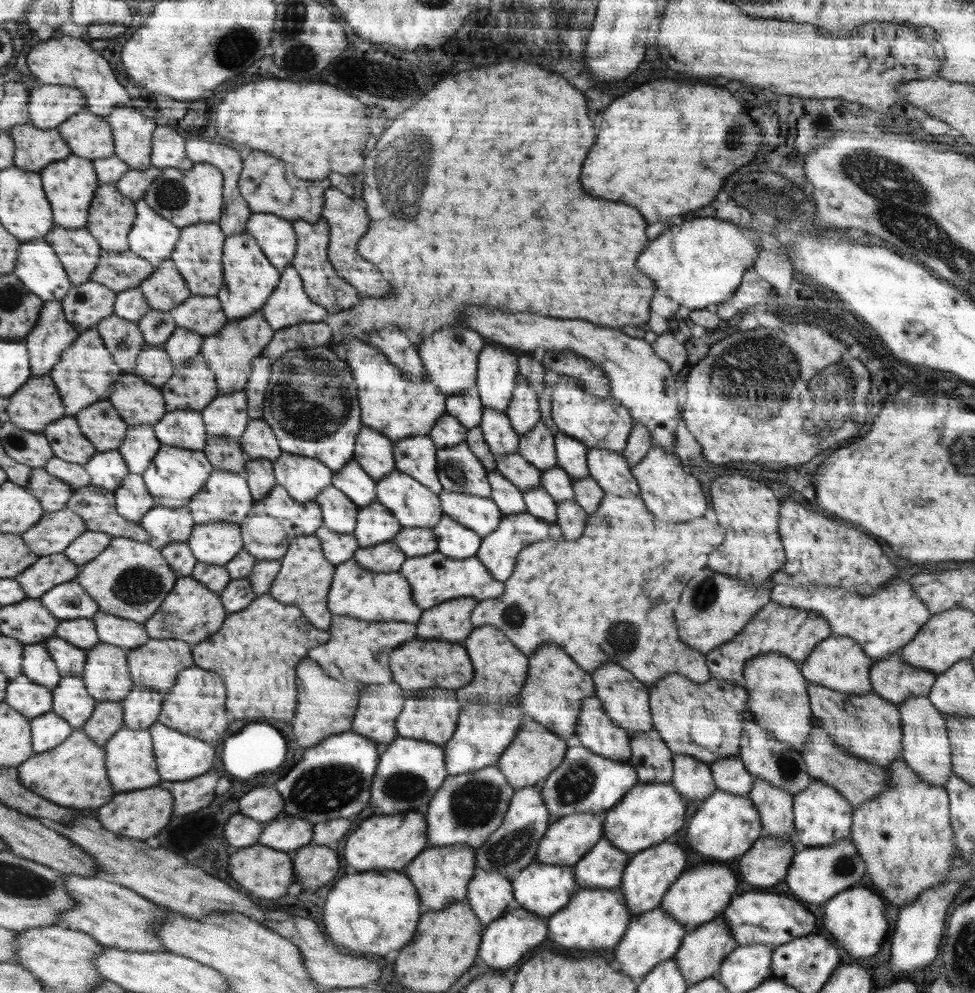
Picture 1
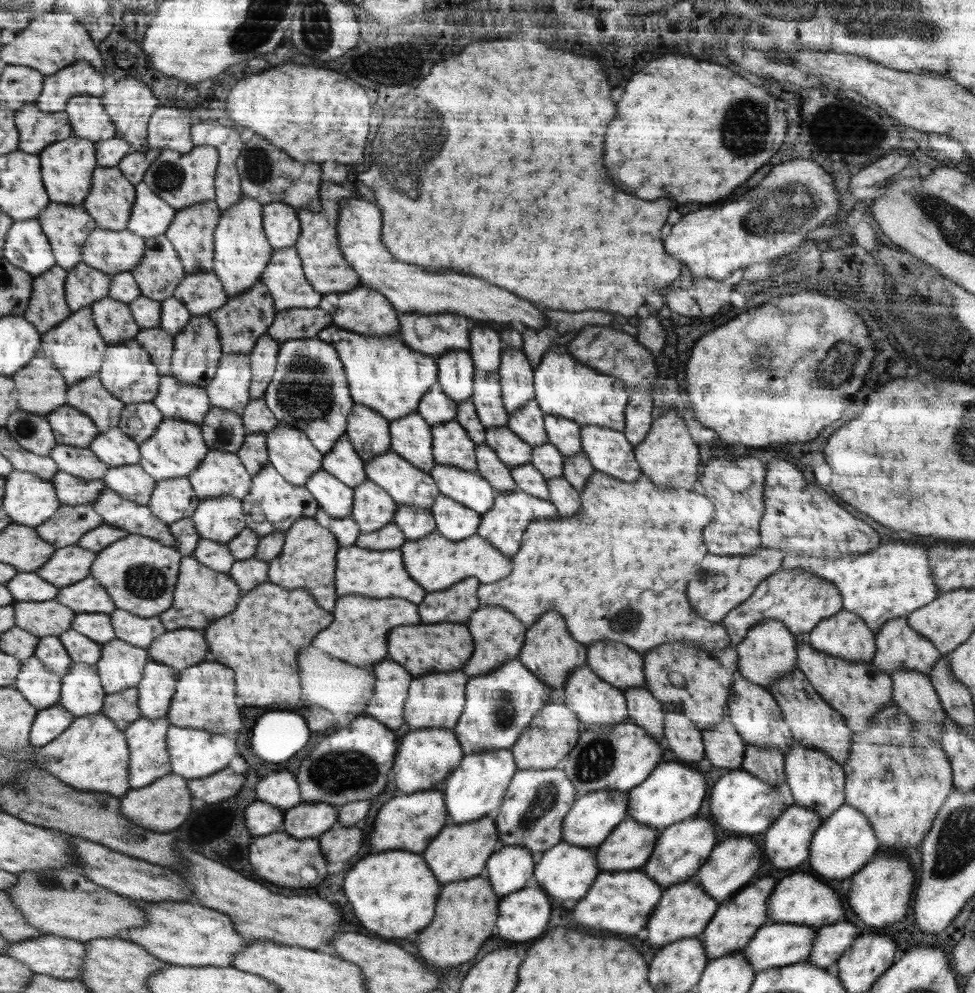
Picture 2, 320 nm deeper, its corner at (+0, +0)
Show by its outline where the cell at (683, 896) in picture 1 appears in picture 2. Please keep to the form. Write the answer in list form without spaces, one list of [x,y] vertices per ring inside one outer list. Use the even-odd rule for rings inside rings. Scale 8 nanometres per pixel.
[[[734,836],[718,842],[712,849],[708,860],[692,876],[694,881],[704,892],[707,892],[718,904],[731,899],[744,886],[750,884],[750,878],[759,873],[765,863],[762,845],[750,836]]]

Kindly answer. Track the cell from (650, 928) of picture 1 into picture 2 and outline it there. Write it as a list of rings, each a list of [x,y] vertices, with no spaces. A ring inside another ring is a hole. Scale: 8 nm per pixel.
[[[691,879],[670,885],[663,891],[660,902],[656,905],[650,920],[647,922],[649,935],[646,941],[652,946],[662,948],[668,943],[684,937],[700,936],[705,926],[712,920],[719,905]]]

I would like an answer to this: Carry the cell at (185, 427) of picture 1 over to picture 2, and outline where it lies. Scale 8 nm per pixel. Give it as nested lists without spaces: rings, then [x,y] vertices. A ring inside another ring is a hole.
[[[172,374],[161,376],[159,381],[159,393],[153,398],[153,402],[163,412],[163,415],[166,418],[182,419],[200,425],[212,407],[205,388],[180,381]]]

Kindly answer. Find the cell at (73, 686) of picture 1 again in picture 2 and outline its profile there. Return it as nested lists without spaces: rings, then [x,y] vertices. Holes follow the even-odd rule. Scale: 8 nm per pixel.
[[[73,663],[61,682],[60,706],[76,717],[101,712],[107,694],[95,665]]]

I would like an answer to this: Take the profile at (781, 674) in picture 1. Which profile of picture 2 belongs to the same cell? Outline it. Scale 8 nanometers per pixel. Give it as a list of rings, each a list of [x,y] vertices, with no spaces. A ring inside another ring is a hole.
[[[781,620],[760,621],[758,625],[751,626],[745,634],[744,640],[739,642],[736,650],[739,656],[738,671],[744,680],[768,690],[778,678],[790,674],[797,666],[797,640],[794,634]]]

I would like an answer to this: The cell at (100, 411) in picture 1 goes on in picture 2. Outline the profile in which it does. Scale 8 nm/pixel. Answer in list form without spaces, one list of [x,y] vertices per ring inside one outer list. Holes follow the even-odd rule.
[[[97,374],[84,378],[84,382],[72,384],[67,402],[78,410],[84,410],[83,413],[92,418],[100,432],[120,426],[126,408],[126,403],[105,388]]]

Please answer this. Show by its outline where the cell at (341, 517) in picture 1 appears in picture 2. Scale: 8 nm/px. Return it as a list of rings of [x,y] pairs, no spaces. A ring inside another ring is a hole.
[[[323,468],[317,470],[304,484],[319,502],[320,509],[336,518],[351,516],[353,488],[340,482]]]

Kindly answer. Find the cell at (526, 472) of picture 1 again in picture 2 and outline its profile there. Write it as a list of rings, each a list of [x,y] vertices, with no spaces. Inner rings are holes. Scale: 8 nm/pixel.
[[[507,426],[485,428],[485,443],[509,468],[530,463],[533,446]]]

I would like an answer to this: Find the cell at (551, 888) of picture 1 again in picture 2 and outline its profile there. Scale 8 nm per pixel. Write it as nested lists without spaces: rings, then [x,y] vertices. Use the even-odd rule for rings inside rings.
[[[563,840],[544,853],[539,863],[535,865],[535,876],[531,878],[529,885],[542,889],[545,893],[558,898],[560,902],[570,898],[582,898],[590,890],[594,878],[598,876],[596,864],[595,848],[576,846]]]

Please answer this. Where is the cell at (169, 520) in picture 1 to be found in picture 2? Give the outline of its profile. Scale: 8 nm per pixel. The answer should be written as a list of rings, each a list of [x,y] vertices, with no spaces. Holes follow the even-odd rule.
[[[188,477],[167,478],[156,482],[147,506],[157,517],[171,525],[181,518],[191,517],[199,501]]]

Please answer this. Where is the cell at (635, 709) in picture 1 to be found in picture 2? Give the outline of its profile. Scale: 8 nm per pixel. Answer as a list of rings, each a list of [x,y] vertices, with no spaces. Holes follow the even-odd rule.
[[[604,639],[602,642],[594,642],[594,644],[588,645],[586,664],[590,666],[590,670],[594,671],[600,680],[608,682],[610,686],[614,686],[622,692],[626,688],[645,687],[643,656],[621,642]]]

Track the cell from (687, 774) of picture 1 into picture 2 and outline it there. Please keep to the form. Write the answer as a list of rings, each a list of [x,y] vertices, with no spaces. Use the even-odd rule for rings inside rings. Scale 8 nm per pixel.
[[[665,706],[665,749],[670,749],[682,763],[696,766],[705,758],[701,730],[680,710]]]

